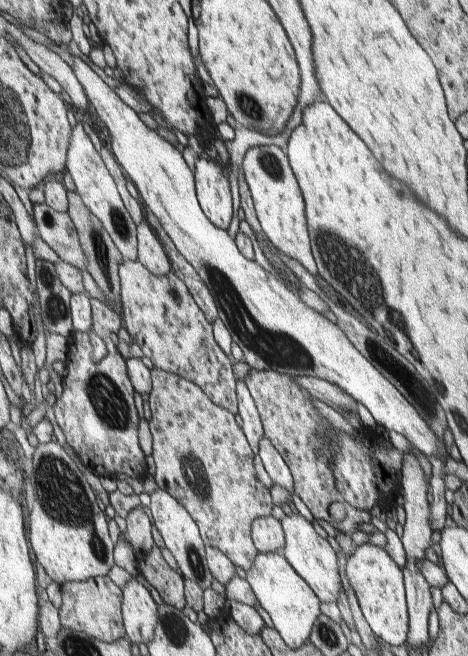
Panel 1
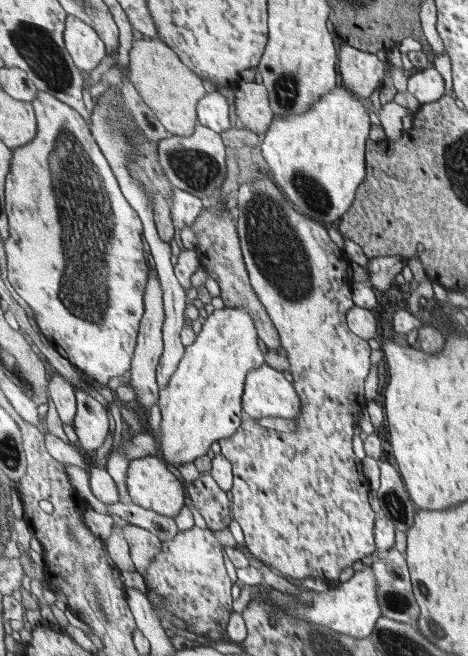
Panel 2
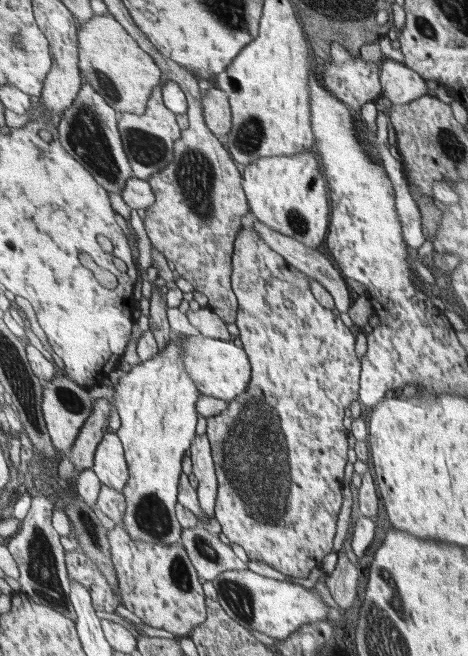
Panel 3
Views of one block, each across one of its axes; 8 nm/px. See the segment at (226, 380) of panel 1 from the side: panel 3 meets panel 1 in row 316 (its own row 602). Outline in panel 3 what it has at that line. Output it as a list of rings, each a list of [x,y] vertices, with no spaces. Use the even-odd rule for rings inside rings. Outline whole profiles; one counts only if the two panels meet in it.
[[[117,524],[108,533],[108,537],[125,608],[133,612],[145,624],[153,628],[163,628],[174,636],[188,637],[195,627],[206,622],[209,614],[207,614],[208,596],[205,594],[205,583],[199,577],[190,552],[187,552],[183,543],[162,545],[148,543],[146,540],[135,540],[123,524]]]

